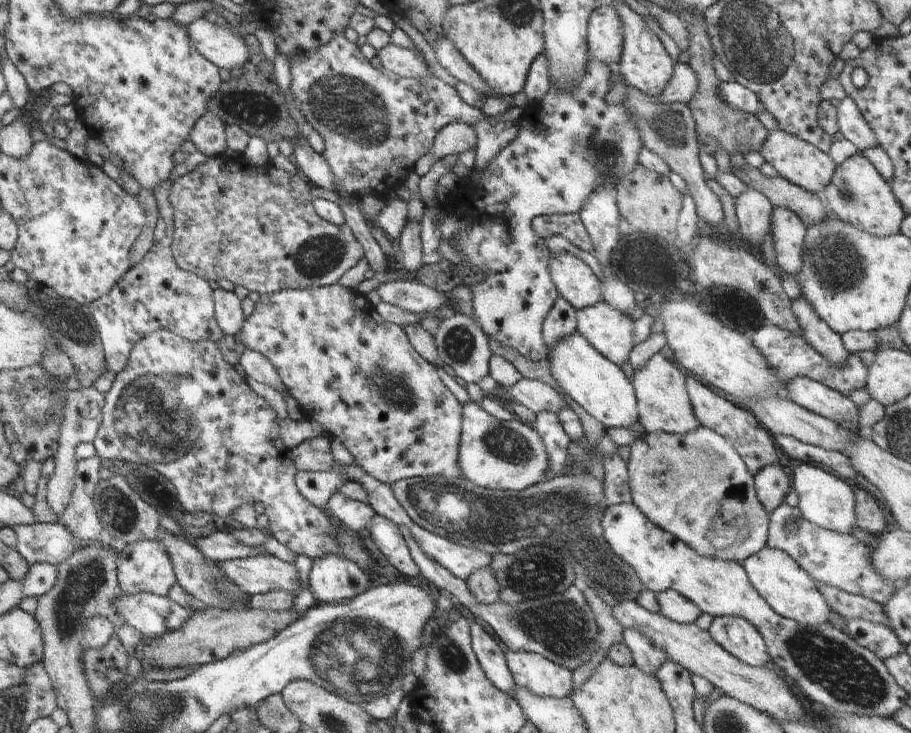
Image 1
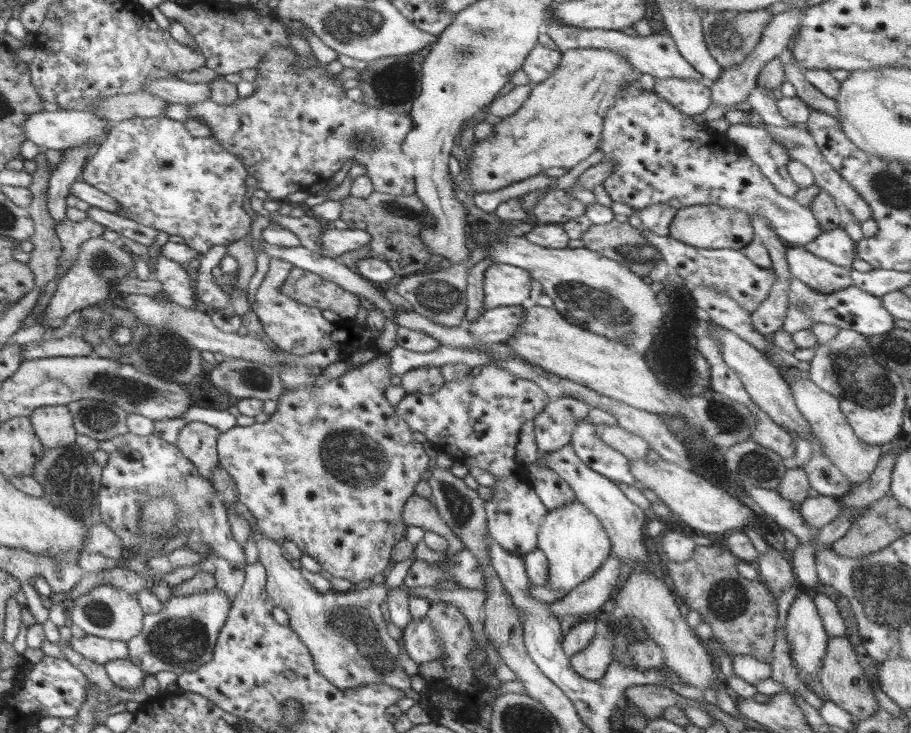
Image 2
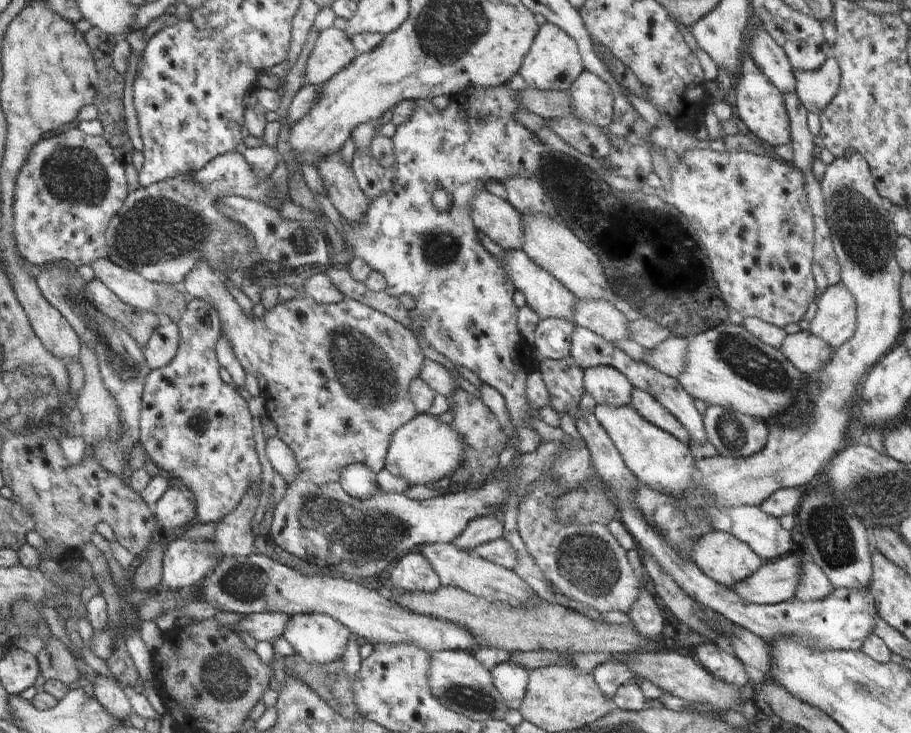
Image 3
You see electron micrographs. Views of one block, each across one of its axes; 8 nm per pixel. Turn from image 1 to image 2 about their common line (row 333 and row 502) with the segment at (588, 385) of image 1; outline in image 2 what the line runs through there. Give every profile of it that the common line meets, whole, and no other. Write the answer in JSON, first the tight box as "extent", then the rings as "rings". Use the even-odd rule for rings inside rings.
{"extent":[538,500,612,590],"rings":[[[575,500],[568,506],[548,510],[538,533],[538,549],[548,560],[548,581],[550,590],[572,590],[606,562],[612,552],[611,542],[601,522],[582,504]]]}

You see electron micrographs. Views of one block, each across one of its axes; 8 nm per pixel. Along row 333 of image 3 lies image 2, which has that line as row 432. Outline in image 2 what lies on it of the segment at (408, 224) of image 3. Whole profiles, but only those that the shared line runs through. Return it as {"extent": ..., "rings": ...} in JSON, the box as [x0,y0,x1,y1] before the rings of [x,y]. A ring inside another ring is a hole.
{"extent":[395,364,549,556],"rings":[[[492,364],[492,366],[470,369],[470,373],[464,379],[445,381],[434,394],[405,394],[395,408],[396,414],[410,426],[410,430],[425,434],[438,452],[450,454],[454,463],[461,463],[468,467],[478,466],[496,478],[496,485],[491,487],[494,493],[484,503],[488,535],[504,549],[519,556],[538,548],[539,528],[543,518],[548,514],[548,509],[528,480],[526,466],[516,461],[516,445],[522,424],[540,414],[549,400],[548,394],[532,380],[518,378],[508,370]]]}

